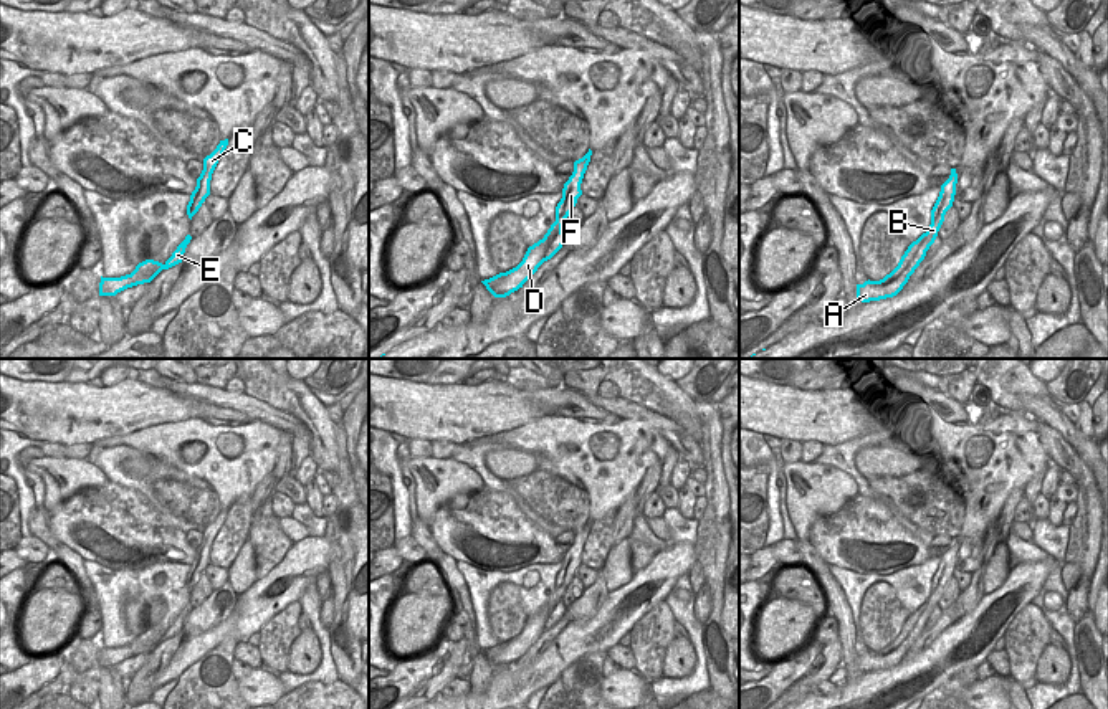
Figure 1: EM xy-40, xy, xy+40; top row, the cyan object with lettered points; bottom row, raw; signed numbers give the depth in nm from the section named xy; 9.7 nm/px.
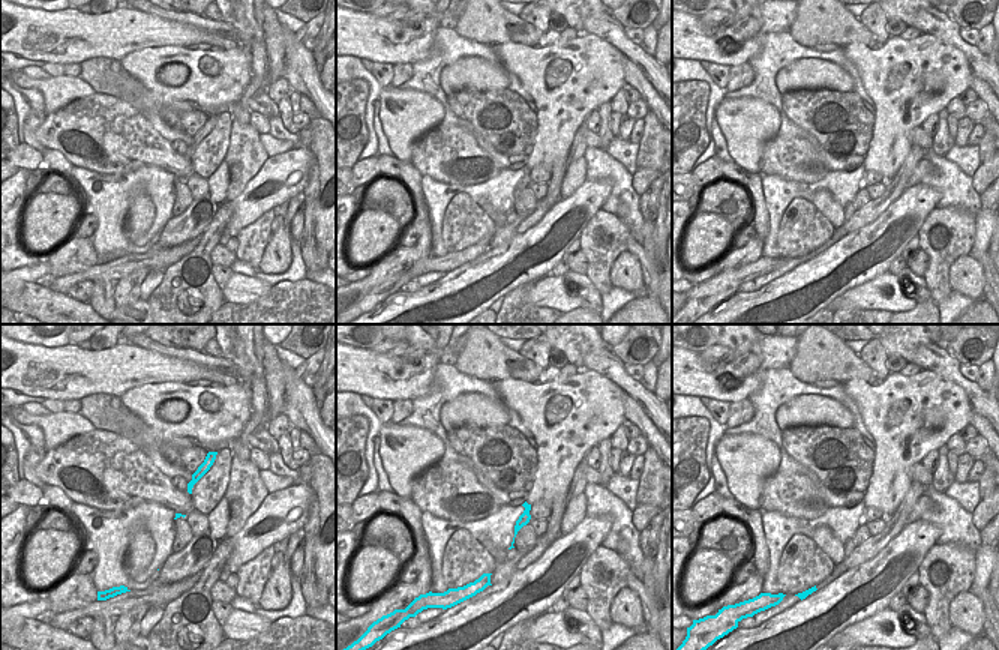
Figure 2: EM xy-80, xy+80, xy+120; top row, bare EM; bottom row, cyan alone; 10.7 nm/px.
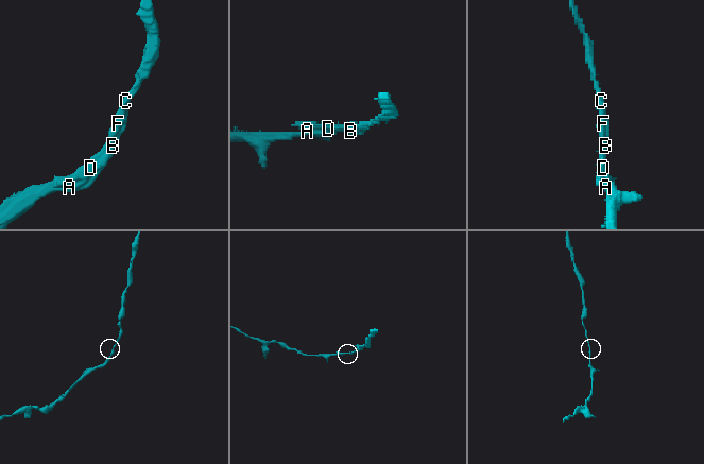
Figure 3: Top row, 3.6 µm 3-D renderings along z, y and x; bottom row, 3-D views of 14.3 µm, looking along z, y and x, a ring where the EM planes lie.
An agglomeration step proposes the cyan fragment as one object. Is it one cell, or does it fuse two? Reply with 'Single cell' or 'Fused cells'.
Single cell

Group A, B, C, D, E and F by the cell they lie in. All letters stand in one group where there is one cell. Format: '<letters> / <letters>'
A B C D E F

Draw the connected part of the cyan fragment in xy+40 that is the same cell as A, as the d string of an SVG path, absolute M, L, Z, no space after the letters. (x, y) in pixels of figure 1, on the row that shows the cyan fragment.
M951 169L951 175L941 185L939 197L931 210L929 230L908 246L898 266L883 279L880 281L868 279L863 284L857 284L857 297L862 302L893 297L903 289L910 276L924 259L929 246L934 243L938 231L944 221L944 215L953 207L954 195L956 195L956 183L958 183L958 174L956 169Z

